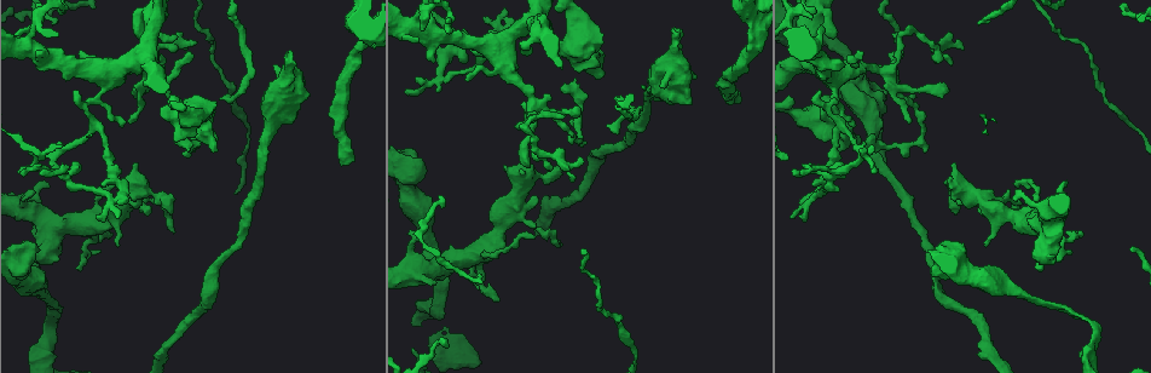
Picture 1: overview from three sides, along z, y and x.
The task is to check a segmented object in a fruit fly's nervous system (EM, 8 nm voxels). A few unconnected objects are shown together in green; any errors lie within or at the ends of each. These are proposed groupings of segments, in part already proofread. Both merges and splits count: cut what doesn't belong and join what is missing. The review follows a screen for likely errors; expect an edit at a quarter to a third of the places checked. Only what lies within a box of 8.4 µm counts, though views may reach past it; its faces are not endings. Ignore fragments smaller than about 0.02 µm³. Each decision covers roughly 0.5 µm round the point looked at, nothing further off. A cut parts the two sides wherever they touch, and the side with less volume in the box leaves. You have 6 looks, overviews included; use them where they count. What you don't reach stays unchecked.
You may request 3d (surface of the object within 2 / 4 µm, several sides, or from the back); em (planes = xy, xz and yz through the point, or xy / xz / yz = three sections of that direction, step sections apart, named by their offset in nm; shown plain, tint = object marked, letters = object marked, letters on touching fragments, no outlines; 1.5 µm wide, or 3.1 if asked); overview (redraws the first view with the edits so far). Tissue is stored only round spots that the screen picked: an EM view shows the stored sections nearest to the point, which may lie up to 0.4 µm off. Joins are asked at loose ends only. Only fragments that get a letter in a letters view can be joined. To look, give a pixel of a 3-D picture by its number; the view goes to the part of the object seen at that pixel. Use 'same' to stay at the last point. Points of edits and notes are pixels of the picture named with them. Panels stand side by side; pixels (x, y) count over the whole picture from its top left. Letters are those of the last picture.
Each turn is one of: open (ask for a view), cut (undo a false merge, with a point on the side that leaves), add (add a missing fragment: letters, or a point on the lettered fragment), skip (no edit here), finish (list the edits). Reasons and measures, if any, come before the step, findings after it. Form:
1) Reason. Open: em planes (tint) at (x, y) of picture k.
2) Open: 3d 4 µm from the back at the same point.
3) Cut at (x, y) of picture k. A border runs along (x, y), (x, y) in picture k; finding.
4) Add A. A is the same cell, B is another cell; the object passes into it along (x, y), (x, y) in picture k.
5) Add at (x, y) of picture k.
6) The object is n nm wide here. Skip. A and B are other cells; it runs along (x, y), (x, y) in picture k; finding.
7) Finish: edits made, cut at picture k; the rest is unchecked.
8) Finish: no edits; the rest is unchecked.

Free end. Open: 3d 4 µm at (500, 299) of picture 1.

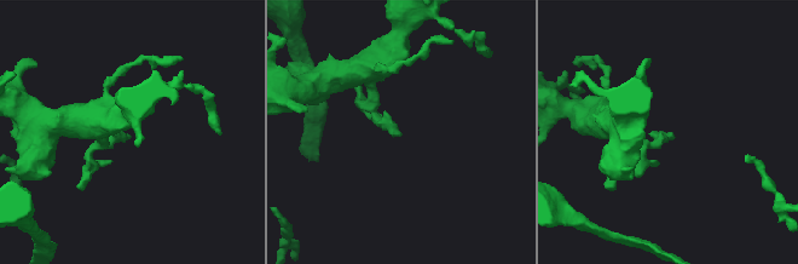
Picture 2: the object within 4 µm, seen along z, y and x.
Need the tissue. Open: em yz step 4 (tint) at (673, 138) of picture 2.

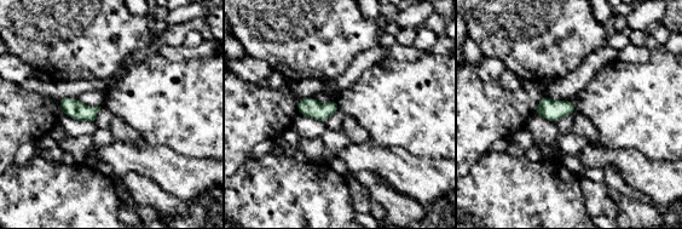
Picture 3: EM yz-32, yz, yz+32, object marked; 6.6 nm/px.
Cut it another way. Open: em planes (letters) at the same point.

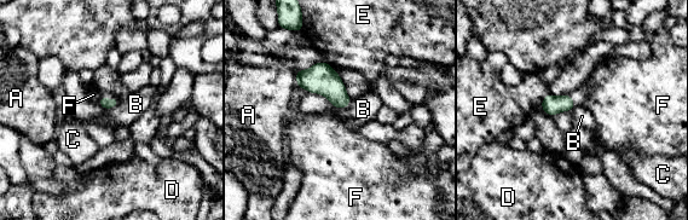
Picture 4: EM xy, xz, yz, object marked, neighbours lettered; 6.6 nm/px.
The longest contact is with B, 140 nm. Skip. A, B, C, D, E and F are other cells; no lettered fragment goes on from it.

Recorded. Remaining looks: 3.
Free end. Open: em yz step 4 (tint) at (120, 177) of picture 1.

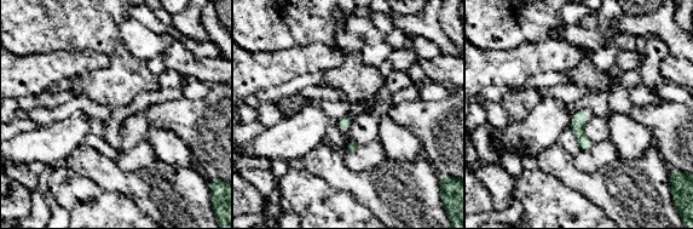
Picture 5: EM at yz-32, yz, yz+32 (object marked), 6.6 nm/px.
Cut it another way. Open: em planes (letters) at the same point.

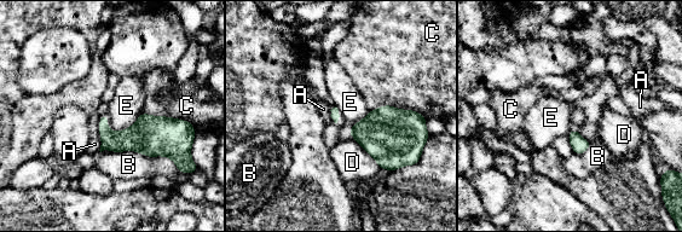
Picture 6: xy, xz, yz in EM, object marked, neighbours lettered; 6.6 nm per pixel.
Skip. A, B, C, D and E are other cells; a border runs along (142, 112), (126, 128), (111, 131) in picture 6; no lettered fragment goes on from it.

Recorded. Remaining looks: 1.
Branch stops here. Open: em planes (letters) at (285, 52) of picture 1.

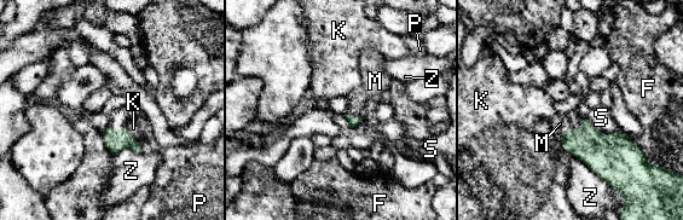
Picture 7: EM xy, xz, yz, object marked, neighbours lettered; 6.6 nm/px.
Add M. M is the same cell, F, K, P, S and Z are other cells; the neuron continues.

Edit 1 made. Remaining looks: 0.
Finish: edits made, add at picture 7; the rest is unchecked.

